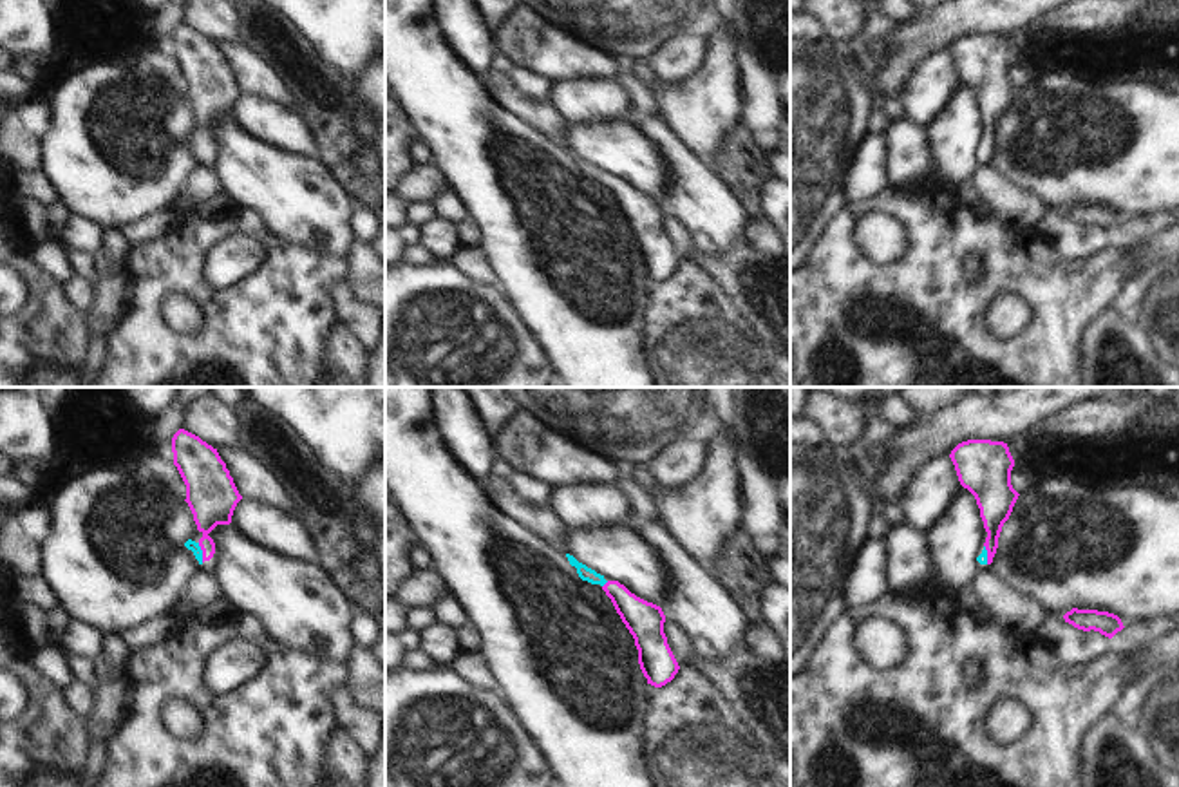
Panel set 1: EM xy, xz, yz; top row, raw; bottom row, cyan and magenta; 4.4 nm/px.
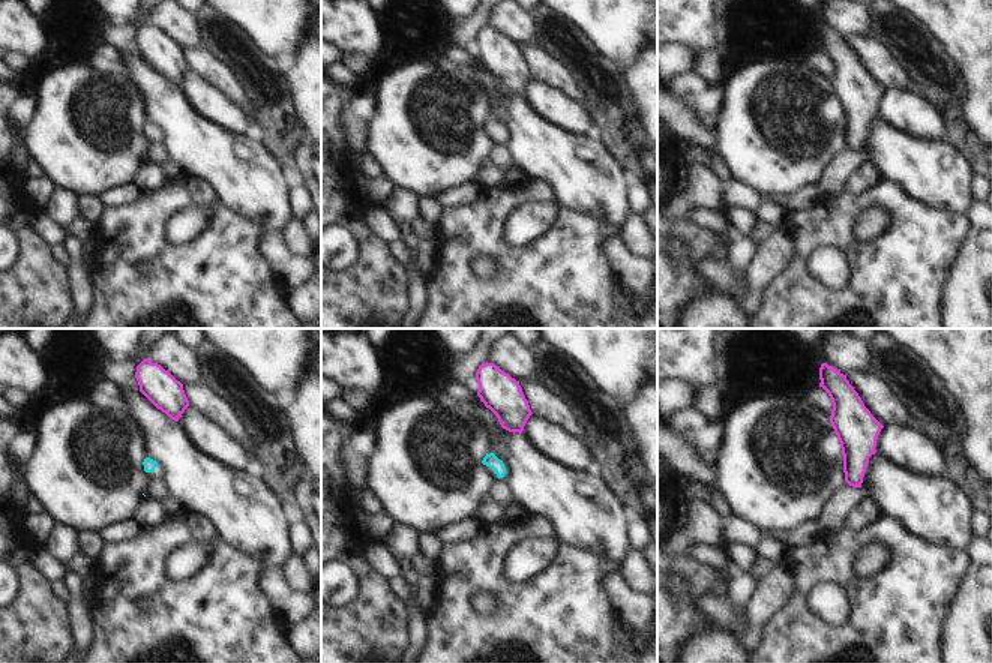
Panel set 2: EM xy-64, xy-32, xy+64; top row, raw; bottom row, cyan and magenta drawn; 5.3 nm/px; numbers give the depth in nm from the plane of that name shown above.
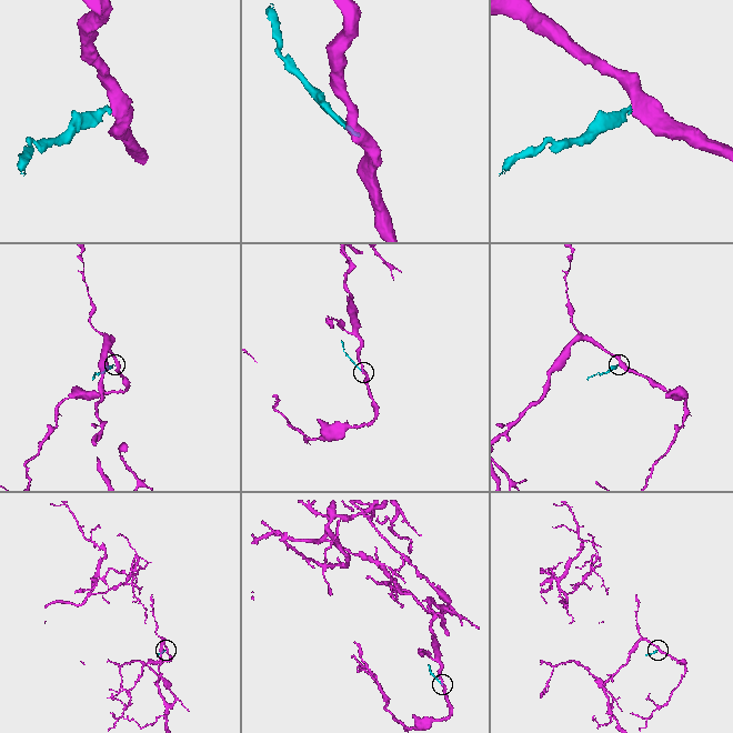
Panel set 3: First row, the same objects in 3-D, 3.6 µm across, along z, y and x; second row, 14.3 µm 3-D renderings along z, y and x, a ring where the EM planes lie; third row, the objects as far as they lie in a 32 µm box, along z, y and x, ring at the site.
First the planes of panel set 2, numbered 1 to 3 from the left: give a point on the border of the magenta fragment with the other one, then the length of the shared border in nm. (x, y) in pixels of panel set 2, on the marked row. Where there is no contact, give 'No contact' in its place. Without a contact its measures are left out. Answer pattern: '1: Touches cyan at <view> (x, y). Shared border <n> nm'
1: No contact
2: No contact
3: No contact

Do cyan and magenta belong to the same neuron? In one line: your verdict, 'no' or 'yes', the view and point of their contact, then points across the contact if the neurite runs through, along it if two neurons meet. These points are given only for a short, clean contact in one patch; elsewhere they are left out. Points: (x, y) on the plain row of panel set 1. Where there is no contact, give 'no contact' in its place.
yes; meets cyan in xy at (201, 147); runs through xy (190, 140), (201, 147), (212, 93)

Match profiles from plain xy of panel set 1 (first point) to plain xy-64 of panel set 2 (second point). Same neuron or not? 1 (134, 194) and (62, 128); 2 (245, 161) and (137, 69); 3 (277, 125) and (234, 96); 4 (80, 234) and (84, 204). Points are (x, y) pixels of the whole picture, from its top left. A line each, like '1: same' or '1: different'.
1: same
2: same
3: different
4: different

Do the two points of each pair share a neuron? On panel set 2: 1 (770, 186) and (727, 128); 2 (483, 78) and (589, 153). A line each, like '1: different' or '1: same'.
1: same
2: same

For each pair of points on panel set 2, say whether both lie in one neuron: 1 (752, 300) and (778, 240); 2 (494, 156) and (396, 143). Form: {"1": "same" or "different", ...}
{"1": "same", "2": "different"}

